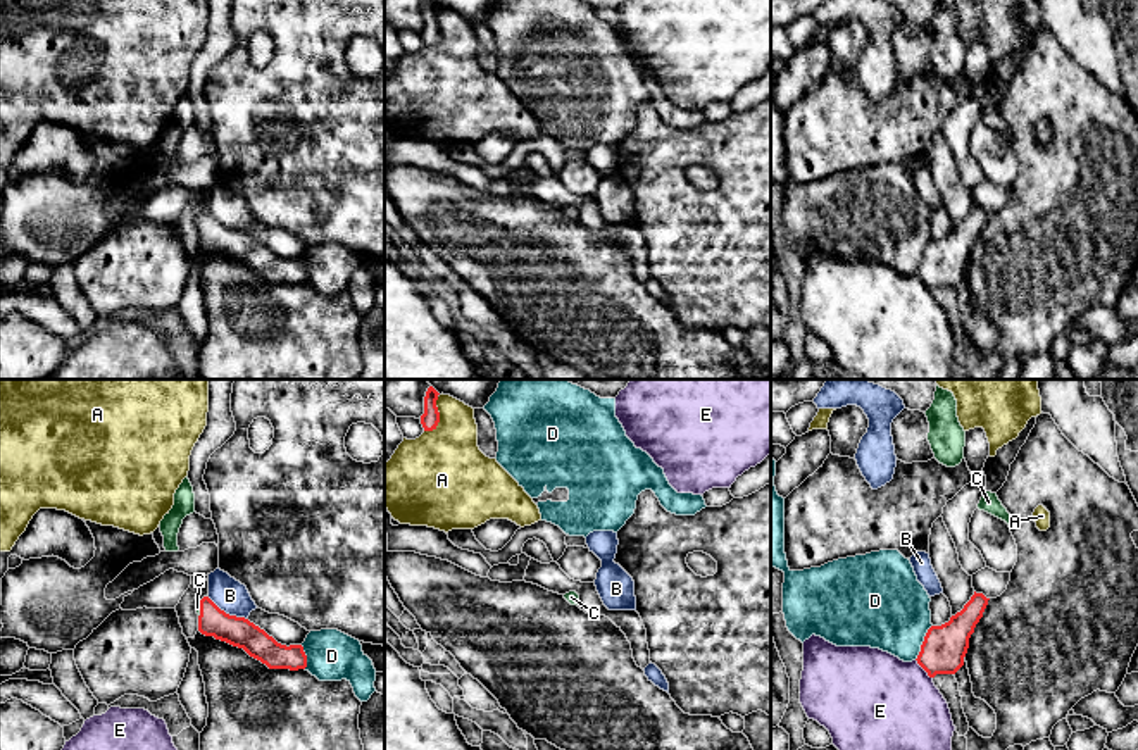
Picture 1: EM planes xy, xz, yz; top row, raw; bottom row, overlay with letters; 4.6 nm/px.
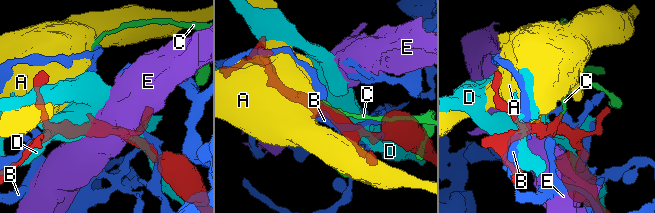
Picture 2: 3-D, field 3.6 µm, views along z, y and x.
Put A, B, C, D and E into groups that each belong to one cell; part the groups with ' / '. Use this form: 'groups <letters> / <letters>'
groups A / B / C / D / E

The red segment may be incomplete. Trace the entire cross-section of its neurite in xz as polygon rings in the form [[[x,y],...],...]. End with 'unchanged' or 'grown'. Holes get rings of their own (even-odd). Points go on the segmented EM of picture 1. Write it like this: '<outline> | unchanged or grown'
[[[429,386],[424,397],[424,414],[421,416],[421,424],[424,428],[424,431],[433,431],[436,429],[438,422],[440,422],[440,412],[436,407],[436,400],[438,400],[438,391]]] | unchanged

